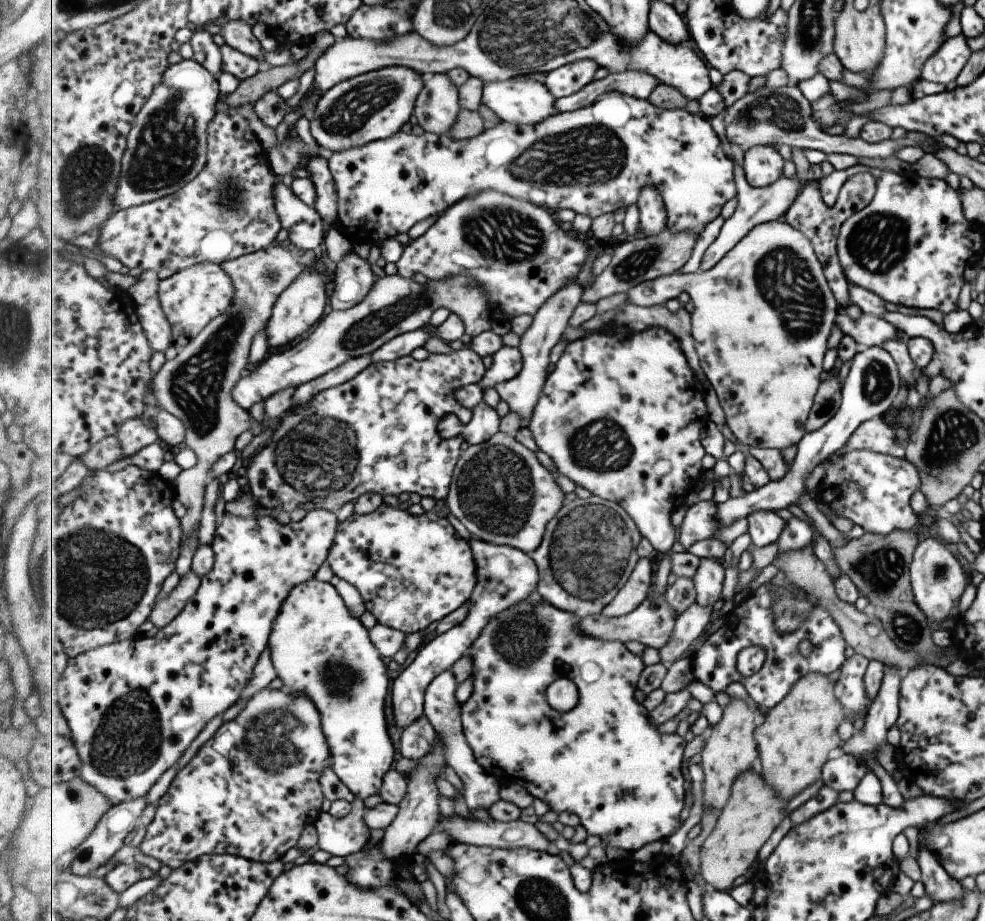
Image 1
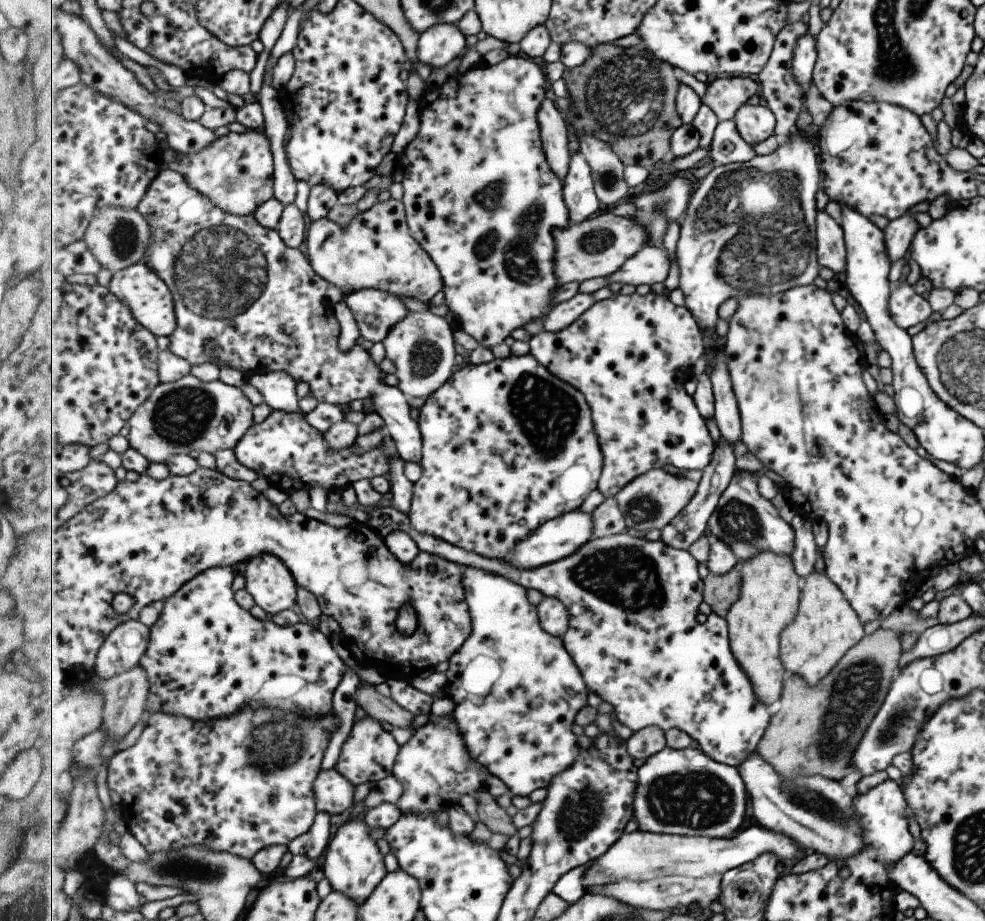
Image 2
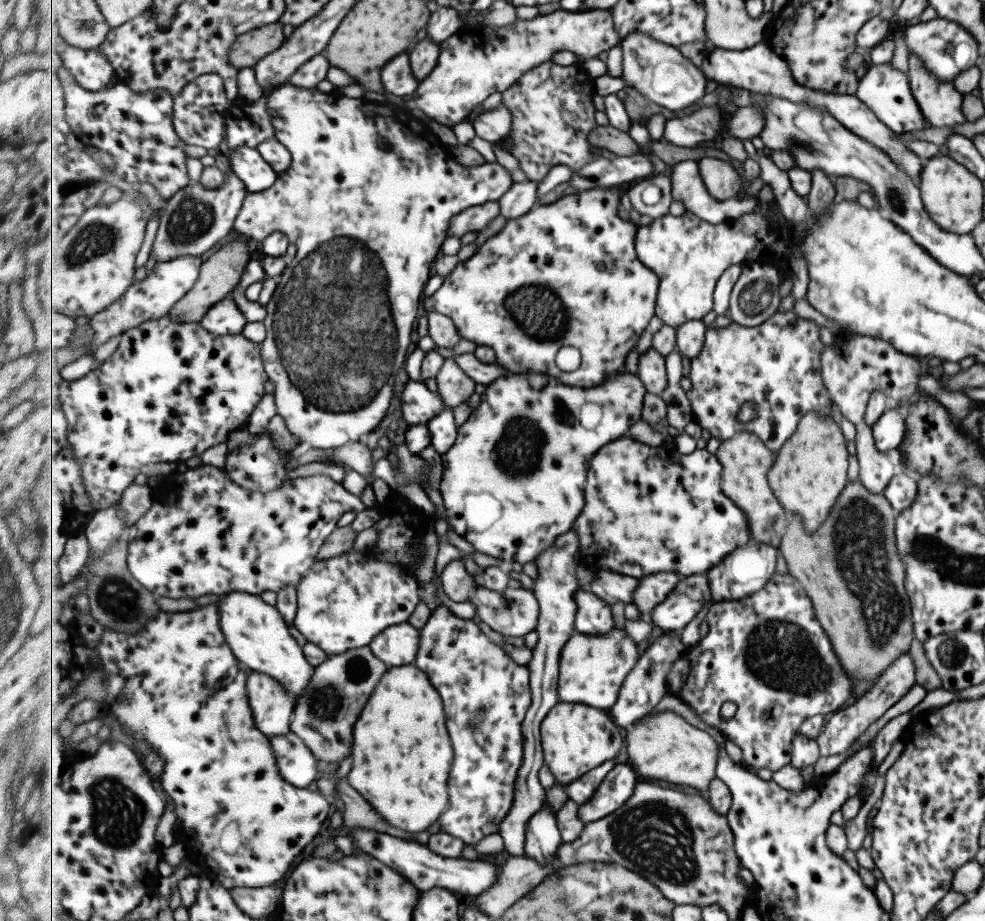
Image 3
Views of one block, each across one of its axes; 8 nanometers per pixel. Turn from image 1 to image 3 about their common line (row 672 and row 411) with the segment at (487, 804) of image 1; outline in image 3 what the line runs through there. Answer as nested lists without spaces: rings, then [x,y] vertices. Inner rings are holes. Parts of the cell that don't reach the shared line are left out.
[[[447,405],[441,414],[434,416],[427,425],[431,431],[431,446],[435,453],[440,456],[449,453],[459,436],[459,427],[453,416],[453,407]]]

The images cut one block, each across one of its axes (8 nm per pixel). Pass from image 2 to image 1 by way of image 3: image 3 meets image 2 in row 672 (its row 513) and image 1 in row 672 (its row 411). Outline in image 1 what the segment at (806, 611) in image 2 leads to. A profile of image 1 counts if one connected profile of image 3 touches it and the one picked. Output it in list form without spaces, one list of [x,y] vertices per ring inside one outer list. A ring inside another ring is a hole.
[[[809,672],[775,708],[767,710],[765,722],[756,730],[760,745],[758,766],[783,800],[791,800],[807,786],[813,788],[821,780],[824,764],[833,760],[833,752],[841,748],[841,724],[845,724],[844,709],[836,698],[837,680]]]

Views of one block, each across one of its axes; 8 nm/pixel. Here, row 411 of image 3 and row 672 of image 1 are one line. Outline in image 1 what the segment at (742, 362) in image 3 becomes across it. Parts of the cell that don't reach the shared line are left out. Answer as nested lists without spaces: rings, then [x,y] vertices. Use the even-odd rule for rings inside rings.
[[[770,583],[759,588],[750,597],[745,593],[737,599],[727,614],[725,623],[710,635],[692,658],[695,679],[698,682],[714,692],[725,692],[733,682],[741,683],[748,696],[761,708],[769,710],[775,708],[809,672],[826,676],[842,665],[845,649],[843,633],[832,619],[831,613],[817,606],[815,596],[809,596],[809,600],[813,602],[812,615],[797,632],[777,630],[773,610],[775,600],[779,600],[779,594]],[[803,640],[809,641],[809,656],[801,654]],[[752,646],[761,646],[766,652],[766,660],[757,674],[746,677],[739,672],[738,656],[741,650]]]

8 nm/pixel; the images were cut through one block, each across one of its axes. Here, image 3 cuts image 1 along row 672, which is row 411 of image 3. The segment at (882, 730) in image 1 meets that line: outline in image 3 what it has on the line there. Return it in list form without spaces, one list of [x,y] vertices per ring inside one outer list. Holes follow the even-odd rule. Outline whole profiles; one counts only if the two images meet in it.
[[[887,407],[884,413],[870,426],[874,448],[877,452],[892,454],[904,436],[903,413],[897,408]]]

